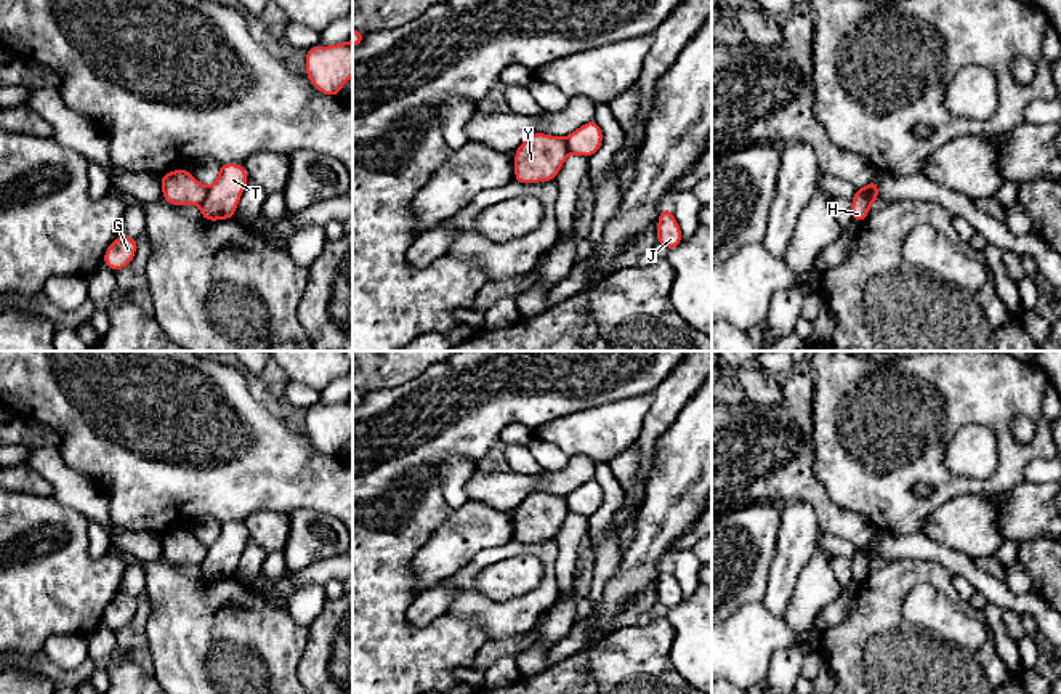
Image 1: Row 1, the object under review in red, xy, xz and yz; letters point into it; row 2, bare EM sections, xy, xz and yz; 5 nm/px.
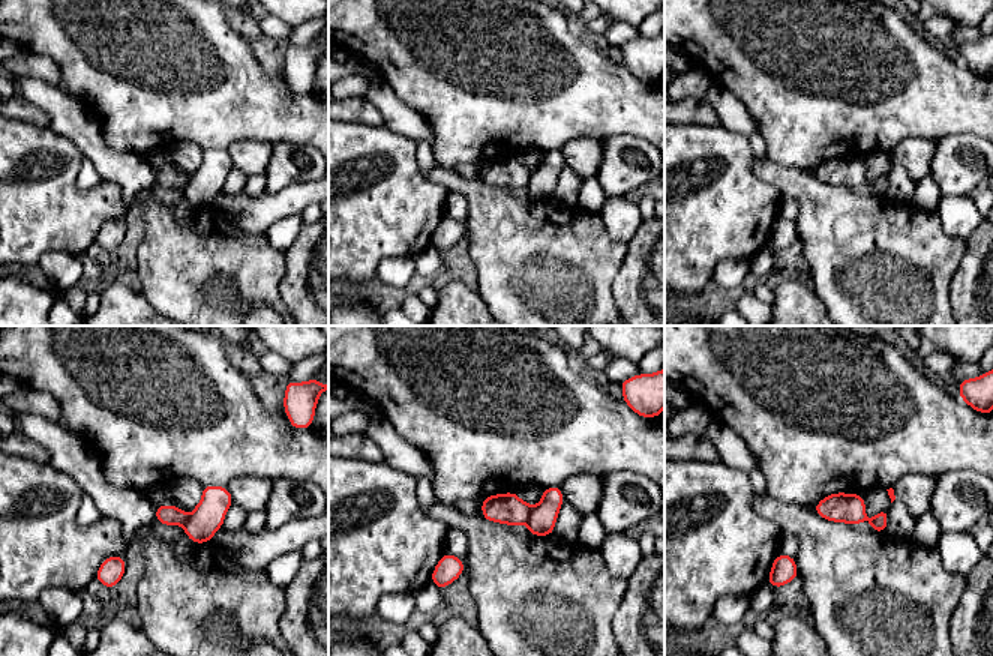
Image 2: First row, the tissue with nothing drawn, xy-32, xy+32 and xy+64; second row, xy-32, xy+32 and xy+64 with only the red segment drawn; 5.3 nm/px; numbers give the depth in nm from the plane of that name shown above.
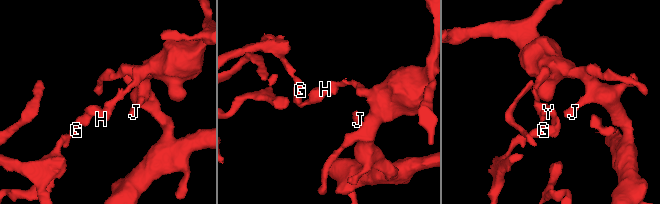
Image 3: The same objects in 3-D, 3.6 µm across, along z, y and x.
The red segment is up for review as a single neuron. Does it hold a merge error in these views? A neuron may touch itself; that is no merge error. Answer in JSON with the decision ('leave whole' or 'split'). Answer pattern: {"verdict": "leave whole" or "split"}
{"verdict": "split"}

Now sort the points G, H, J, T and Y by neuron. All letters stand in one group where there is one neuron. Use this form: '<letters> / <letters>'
G Y / H J T

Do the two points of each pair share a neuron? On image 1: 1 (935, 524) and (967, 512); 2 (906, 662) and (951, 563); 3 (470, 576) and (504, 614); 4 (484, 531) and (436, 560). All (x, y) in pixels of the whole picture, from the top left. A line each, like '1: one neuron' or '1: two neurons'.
1: one neuron
2: two neurons
3: one neuron
4: one neuron

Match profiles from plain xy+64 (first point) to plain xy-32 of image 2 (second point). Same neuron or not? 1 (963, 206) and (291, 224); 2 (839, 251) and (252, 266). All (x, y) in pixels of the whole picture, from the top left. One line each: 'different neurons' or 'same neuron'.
1: same neuron
2: same neuron

